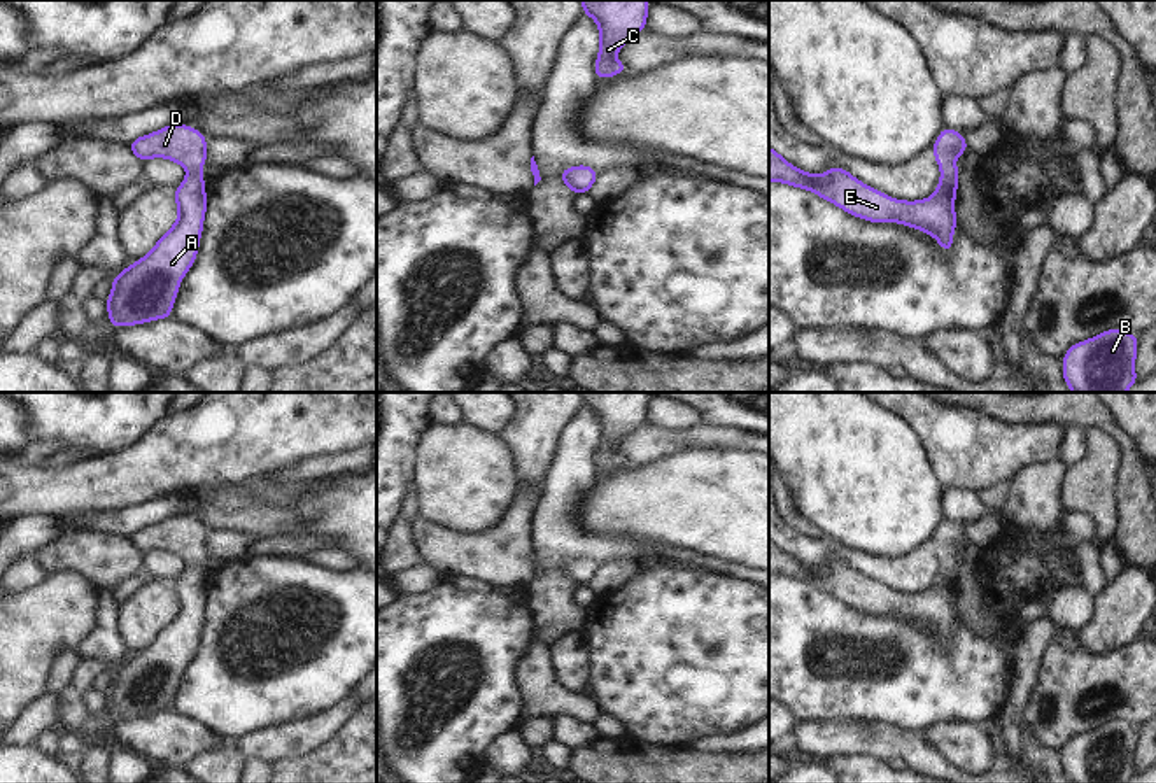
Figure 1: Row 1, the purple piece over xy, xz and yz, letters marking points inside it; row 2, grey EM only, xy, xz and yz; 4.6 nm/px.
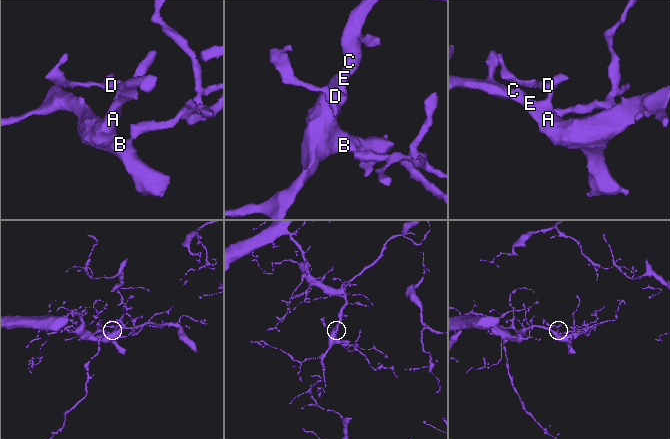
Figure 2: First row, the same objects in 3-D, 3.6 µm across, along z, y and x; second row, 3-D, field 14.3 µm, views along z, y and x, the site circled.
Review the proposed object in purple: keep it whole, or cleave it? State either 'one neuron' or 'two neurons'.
one neuron

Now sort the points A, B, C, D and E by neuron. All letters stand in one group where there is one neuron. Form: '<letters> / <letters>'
A B C D E

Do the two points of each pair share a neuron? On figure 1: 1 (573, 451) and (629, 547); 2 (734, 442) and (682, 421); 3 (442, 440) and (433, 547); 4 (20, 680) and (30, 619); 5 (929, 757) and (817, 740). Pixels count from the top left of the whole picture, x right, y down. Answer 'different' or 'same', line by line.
1: same
2: different
3: different
4: same
5: same

